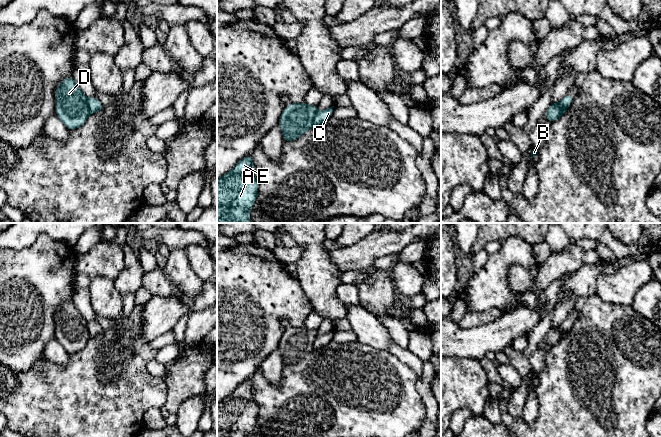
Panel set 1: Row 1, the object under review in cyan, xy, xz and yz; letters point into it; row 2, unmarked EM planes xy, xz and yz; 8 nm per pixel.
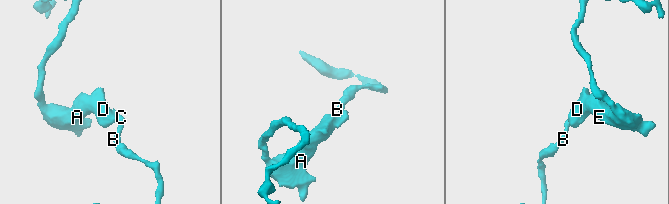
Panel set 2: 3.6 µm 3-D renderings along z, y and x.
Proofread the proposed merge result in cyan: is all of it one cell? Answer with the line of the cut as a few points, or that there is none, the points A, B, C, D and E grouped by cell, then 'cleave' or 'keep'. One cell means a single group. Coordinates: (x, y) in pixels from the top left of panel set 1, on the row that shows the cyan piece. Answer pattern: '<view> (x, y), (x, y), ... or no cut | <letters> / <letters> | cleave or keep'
xy (87, 99), (87, 105), (91, 112) | A D E / B C | cleave

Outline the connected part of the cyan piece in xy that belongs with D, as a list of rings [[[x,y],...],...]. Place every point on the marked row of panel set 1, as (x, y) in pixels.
[[[72,77],[61,81],[55,91],[55,112],[69,131],[81,127],[90,115],[87,97]]]

